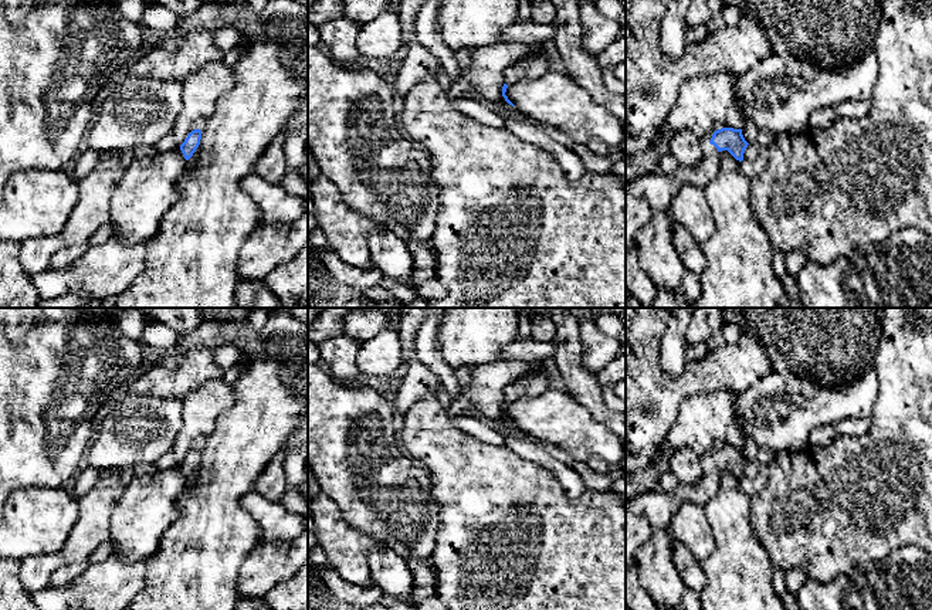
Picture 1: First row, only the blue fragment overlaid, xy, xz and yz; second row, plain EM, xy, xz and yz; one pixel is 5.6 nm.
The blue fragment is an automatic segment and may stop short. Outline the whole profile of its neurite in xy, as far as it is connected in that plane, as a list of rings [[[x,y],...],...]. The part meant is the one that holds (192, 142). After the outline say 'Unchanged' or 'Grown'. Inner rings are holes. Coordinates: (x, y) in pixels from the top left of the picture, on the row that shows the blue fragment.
[[[194,129],[192,131],[184,142],[180,145],[180,150],[186,159],[187,167],[193,167],[197,163],[196,149],[200,145],[201,131]]]. Grown

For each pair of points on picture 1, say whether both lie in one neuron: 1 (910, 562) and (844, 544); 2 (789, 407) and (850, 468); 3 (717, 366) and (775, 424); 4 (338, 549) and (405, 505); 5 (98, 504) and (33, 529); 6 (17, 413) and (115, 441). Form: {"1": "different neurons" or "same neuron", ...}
{"1": "different neurons", "2": "different neurons", "3": "different neurons", "4": "different neurons", "5": "different neurons", "6": "different neurons"}

